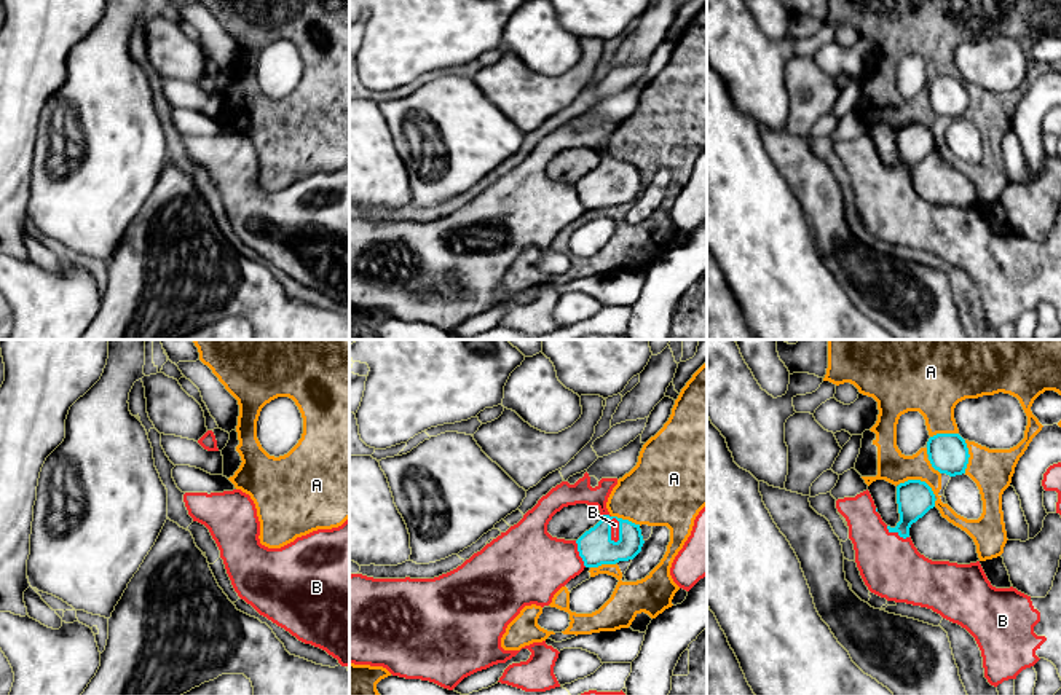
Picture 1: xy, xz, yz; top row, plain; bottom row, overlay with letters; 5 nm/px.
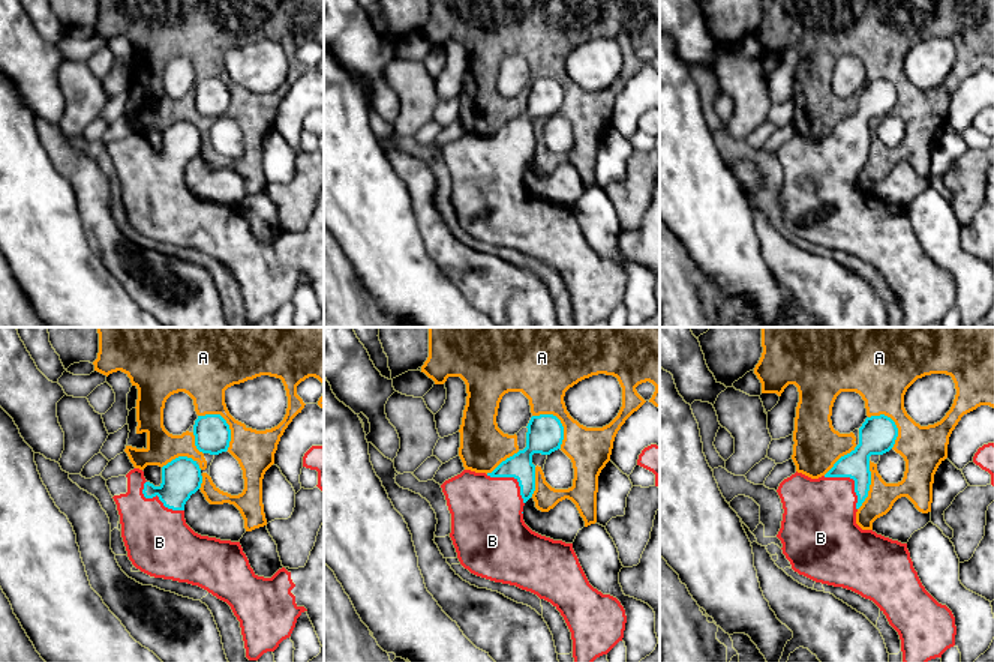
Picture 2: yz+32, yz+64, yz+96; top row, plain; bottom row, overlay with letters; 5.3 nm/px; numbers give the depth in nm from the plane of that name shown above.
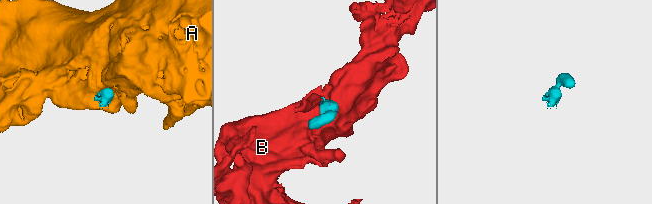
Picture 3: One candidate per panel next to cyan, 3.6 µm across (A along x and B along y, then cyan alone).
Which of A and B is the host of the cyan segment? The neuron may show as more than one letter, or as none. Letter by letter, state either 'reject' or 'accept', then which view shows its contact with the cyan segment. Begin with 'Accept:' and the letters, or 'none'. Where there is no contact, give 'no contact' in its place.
Accept: B
A: reject; meets cyan in yz
B: accept; meets cyan in xz

